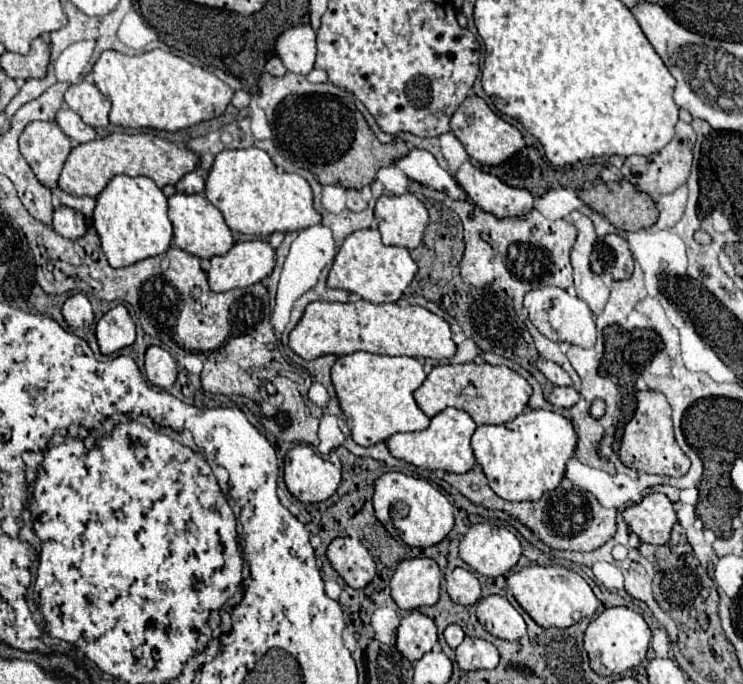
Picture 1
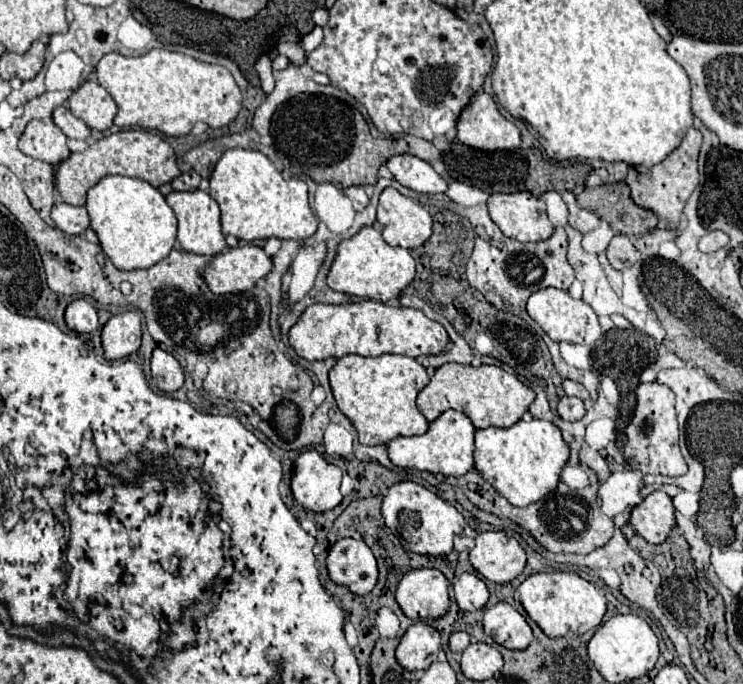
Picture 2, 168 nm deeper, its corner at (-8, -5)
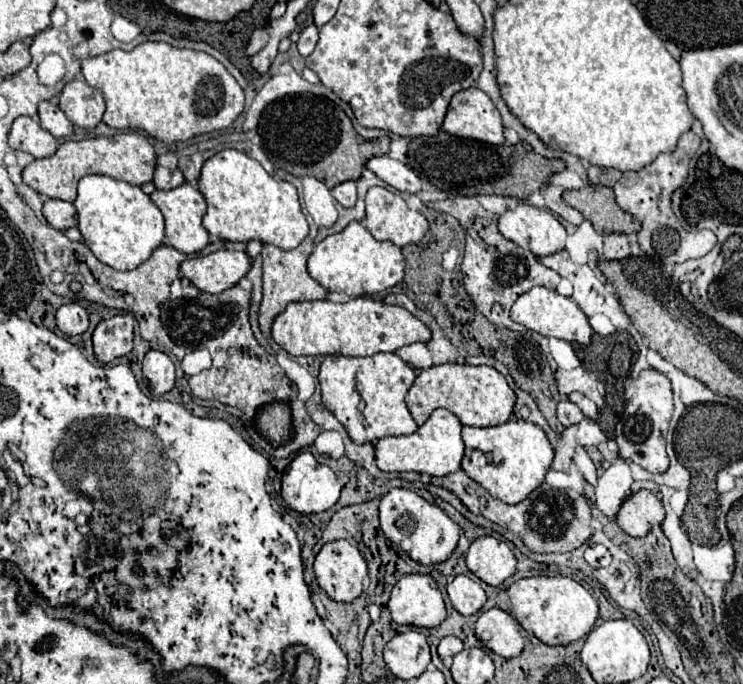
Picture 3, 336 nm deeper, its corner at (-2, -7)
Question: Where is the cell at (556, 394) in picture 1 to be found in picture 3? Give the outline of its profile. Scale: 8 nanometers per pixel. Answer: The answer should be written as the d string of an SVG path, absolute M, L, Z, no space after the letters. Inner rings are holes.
M560 400L560 404L558 404L558 420L568 428L568 426L572 426L572 424L582 422L582 420L584 420L584 414L582 414L582 410L580 410L576 404L572 404L570 400Z

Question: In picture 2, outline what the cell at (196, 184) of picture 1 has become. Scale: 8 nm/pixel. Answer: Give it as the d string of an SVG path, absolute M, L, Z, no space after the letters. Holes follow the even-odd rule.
M186 170L186 172L182 172L178 178L172 180L172 188L174 188L174 190L182 190L182 192L194 192L194 190L198 188L200 180L202 180L202 178L200 178L198 172Z

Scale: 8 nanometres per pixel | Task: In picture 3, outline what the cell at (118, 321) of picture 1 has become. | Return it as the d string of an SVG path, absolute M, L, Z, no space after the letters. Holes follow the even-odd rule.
M116 314L108 320L102 320L92 334L94 354L98 362L112 362L128 354L132 350L132 328L132 314Z

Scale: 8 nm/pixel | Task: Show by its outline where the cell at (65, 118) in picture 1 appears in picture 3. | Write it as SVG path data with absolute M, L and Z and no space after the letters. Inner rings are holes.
M42 100L38 104L38 116L40 116L40 126L52 136L64 138L72 134L72 122L66 118L66 114L56 104Z

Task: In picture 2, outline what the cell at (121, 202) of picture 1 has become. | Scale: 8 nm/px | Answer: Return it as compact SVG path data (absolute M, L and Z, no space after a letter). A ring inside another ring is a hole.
M106 176L102 178L94 188L88 190L88 202L86 210L90 216L90 226L96 230L100 238L100 246L104 254L110 258L110 262L118 270L138 270L138 268L150 268L156 262L164 260L176 242L176 216L174 210L168 206L166 198L160 194L158 188L148 184L146 180L138 178L126 178L126 176Z

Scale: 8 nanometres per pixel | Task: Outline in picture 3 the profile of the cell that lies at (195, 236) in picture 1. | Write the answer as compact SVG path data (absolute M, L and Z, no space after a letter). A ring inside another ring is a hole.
M184 182L182 186L172 188L172 190L154 190L150 194L150 198L160 208L162 216L166 220L166 242L170 246L174 246L176 250L180 250L184 254L196 254L210 242L208 232L202 226L202 216L206 212L206 202L204 202L204 196L194 186Z

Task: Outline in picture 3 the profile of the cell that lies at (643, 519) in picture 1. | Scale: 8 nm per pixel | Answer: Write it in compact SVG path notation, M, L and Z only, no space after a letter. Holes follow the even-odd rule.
M638 490L620 506L616 524L630 536L646 536L652 526L662 524L664 506L650 490Z

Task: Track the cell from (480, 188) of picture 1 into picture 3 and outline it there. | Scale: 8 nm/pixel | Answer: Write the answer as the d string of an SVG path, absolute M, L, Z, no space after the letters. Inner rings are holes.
M522 202L500 216L498 228L508 240L536 256L550 256L566 244L566 230L552 212Z

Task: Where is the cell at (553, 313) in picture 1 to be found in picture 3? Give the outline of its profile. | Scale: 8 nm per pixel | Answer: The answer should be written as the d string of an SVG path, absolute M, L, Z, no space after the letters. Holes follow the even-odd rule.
M536 286L532 290L528 290L526 294L522 294L512 310L510 310L510 318L522 326L526 326L528 330L534 330L542 336L554 336L566 342L578 342L578 344L590 344L590 336L592 336L592 328L588 324L586 314L578 308L578 304L572 298L560 296L556 290L544 288L544 286Z

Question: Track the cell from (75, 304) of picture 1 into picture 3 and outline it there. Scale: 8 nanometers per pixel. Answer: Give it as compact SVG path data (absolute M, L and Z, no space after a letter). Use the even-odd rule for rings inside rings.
M76 302L64 304L56 312L56 326L68 336L84 334L88 330L88 312Z

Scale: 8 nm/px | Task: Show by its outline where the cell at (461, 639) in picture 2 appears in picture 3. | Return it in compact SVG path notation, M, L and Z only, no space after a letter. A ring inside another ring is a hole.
M446 636L440 640L438 644L438 656L446 658L446 656L456 656L458 652L462 652L462 642L456 636Z

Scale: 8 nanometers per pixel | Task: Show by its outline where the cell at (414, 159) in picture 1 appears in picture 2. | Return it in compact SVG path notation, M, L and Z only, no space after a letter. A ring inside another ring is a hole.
M412 154L392 156L386 166L402 186L412 188L414 192L428 194L448 190L448 182L426 160L418 156Z

